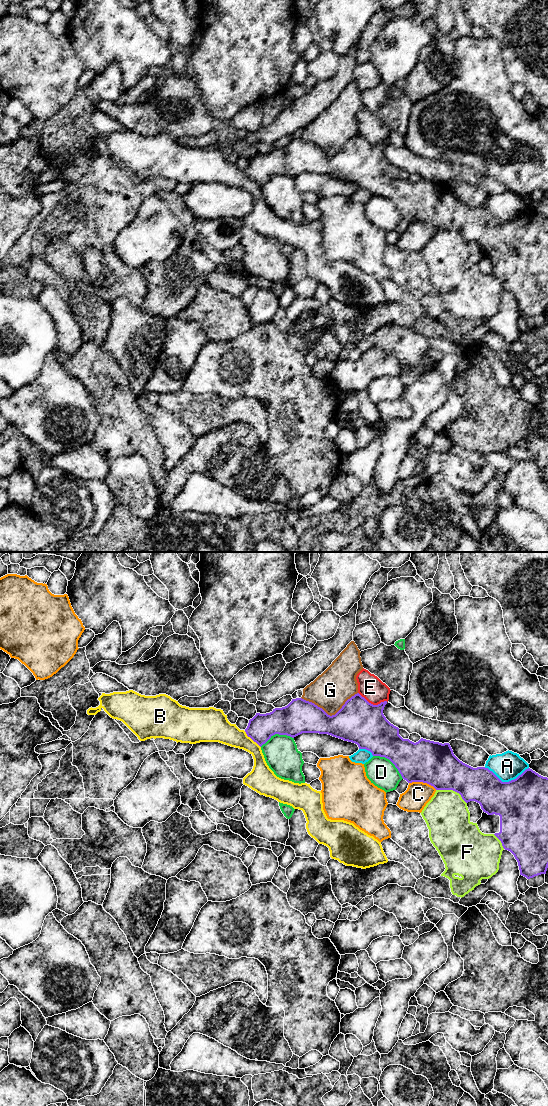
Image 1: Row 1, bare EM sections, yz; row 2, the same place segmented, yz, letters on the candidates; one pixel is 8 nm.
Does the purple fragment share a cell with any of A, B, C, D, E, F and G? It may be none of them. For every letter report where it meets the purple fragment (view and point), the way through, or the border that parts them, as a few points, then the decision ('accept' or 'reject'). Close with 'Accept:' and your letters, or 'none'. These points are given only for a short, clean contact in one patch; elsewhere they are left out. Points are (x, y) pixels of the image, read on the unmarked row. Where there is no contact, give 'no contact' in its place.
A: yz (506, 222) | reject
B: yz (252, 179) | reject
C: yz (423, 222) | reject
D: yz (390, 200) | reject
E: yz (372, 144) | along yz (358, 132), (373, 144), (387, 141) | reject
F: yz (452, 229) | reject
G: yz (329, 155) | reject
Accept: none

